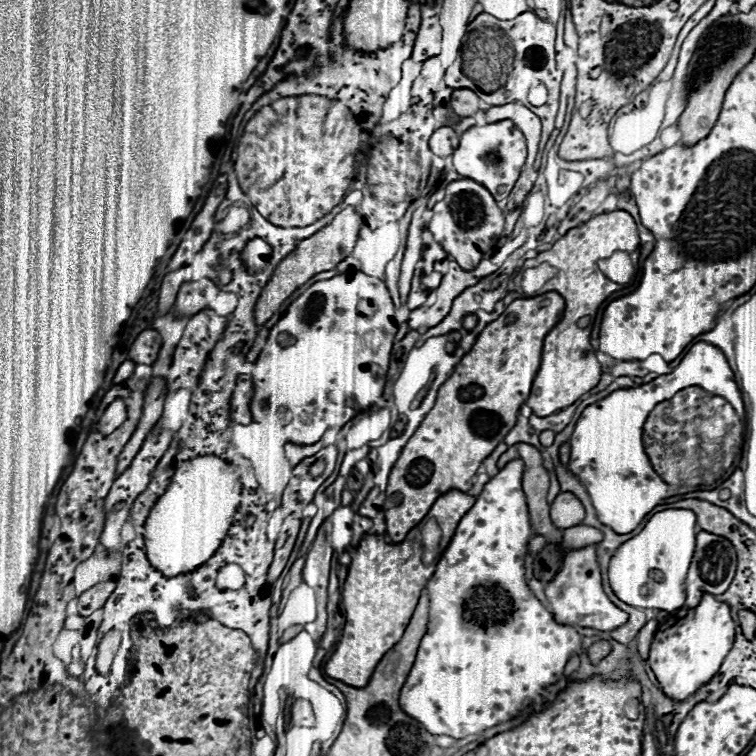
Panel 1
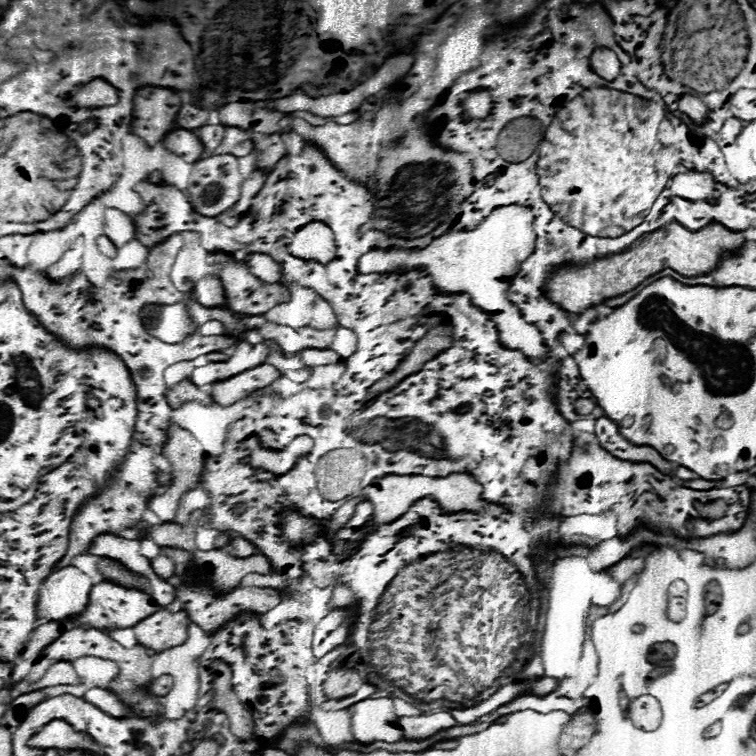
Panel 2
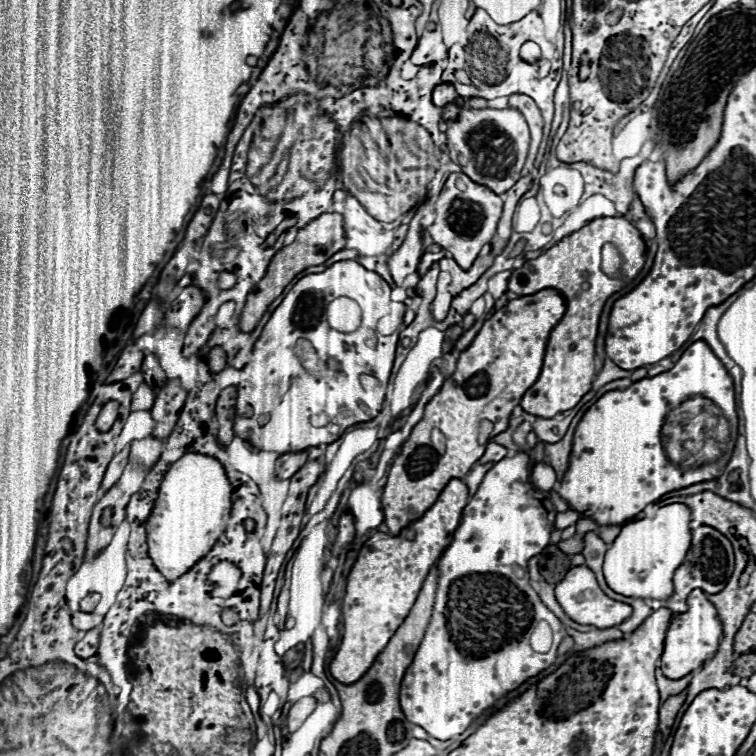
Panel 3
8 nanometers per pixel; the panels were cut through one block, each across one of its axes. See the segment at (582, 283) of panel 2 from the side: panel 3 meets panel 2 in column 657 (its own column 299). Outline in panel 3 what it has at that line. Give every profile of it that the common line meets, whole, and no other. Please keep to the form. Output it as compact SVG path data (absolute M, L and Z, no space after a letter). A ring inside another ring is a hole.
M320 214L316 220L312 220L306 228L302 228L296 236L296 240L290 246L284 246L280 252L276 252L276 256L272 258L268 272L264 276L264 280L258 284L256 290L250 292L244 312L242 312L242 320L240 320L240 330L242 332L252 332L256 328L256 324L260 322L260 318L264 316L264 312L268 310L268 306L284 292L284 288L306 268L310 266L318 266L324 264L330 256L334 256L336 252L346 248L346 236L344 236L344 216L342 214Z

